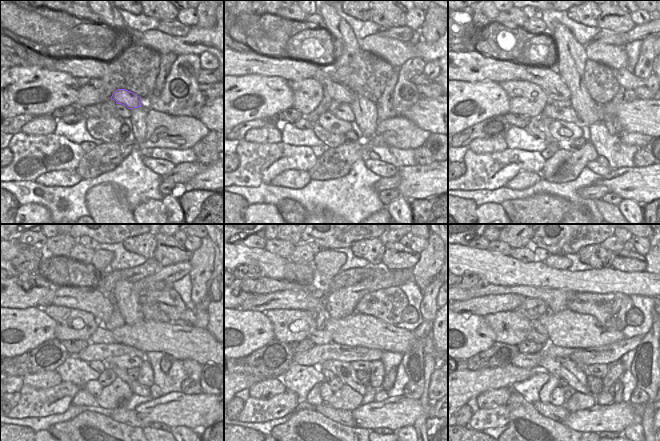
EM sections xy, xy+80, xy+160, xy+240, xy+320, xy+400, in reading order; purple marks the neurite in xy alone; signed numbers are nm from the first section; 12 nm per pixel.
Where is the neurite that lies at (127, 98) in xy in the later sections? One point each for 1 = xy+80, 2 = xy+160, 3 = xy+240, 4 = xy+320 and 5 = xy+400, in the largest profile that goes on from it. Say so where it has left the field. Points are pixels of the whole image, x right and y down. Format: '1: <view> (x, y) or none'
1: xy+80 (337, 91)
2: xy+160 (551, 83)
3: xy+240 (91, 300)
4: xy+320 (300, 300)
5: xy+400 (485, 305)

